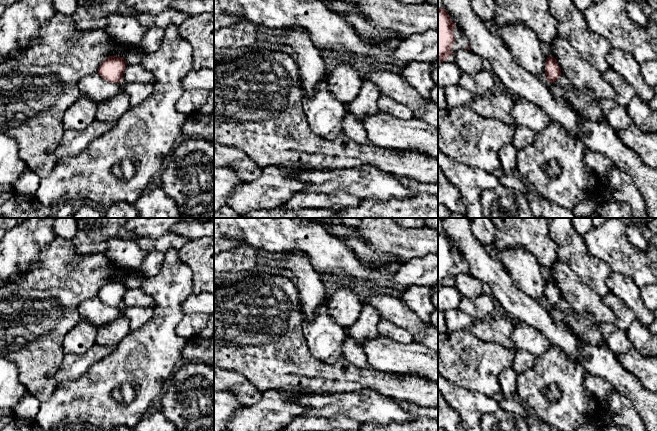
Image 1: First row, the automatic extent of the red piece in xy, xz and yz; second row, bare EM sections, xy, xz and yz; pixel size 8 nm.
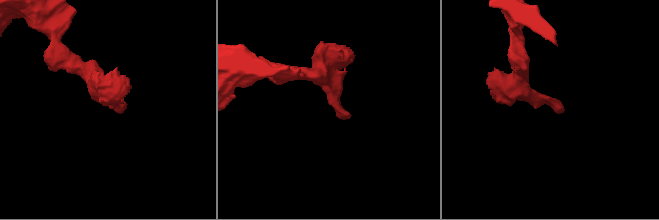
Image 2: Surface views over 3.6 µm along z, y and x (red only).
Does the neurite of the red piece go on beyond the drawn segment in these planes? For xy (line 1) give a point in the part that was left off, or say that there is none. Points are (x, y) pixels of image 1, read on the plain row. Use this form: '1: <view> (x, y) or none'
1: none

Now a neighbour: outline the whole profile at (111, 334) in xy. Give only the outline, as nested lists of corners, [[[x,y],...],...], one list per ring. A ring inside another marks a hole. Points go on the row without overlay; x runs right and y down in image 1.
[[[123,314],[113,322],[97,328],[96,345],[117,346],[130,332],[130,323]]]

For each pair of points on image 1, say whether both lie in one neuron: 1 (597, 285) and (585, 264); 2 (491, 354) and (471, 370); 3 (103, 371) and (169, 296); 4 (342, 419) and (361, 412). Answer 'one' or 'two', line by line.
1: one
2: one
3: one
4: two

